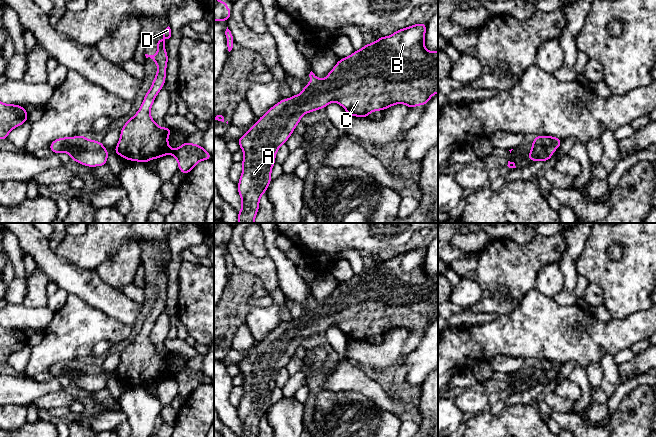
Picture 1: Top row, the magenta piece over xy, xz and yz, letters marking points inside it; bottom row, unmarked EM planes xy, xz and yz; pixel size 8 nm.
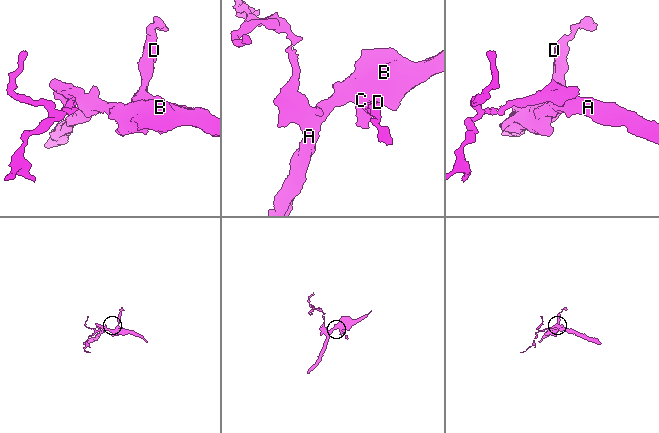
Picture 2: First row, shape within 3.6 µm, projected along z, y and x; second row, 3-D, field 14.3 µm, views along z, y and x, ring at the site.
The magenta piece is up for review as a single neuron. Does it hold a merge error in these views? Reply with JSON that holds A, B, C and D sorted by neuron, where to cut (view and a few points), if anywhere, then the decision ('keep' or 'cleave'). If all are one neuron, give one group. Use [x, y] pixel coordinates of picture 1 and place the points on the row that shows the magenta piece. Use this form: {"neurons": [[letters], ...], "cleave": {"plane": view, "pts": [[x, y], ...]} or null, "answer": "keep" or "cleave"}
{"neurons": [["A", "B", "C", "D"]], "cleave": null, "answer": "keep"}

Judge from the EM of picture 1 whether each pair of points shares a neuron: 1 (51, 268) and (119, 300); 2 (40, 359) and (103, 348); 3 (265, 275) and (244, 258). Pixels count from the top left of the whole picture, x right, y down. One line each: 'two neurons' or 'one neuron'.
1: one neuron
2: two neurons
3: one neuron

